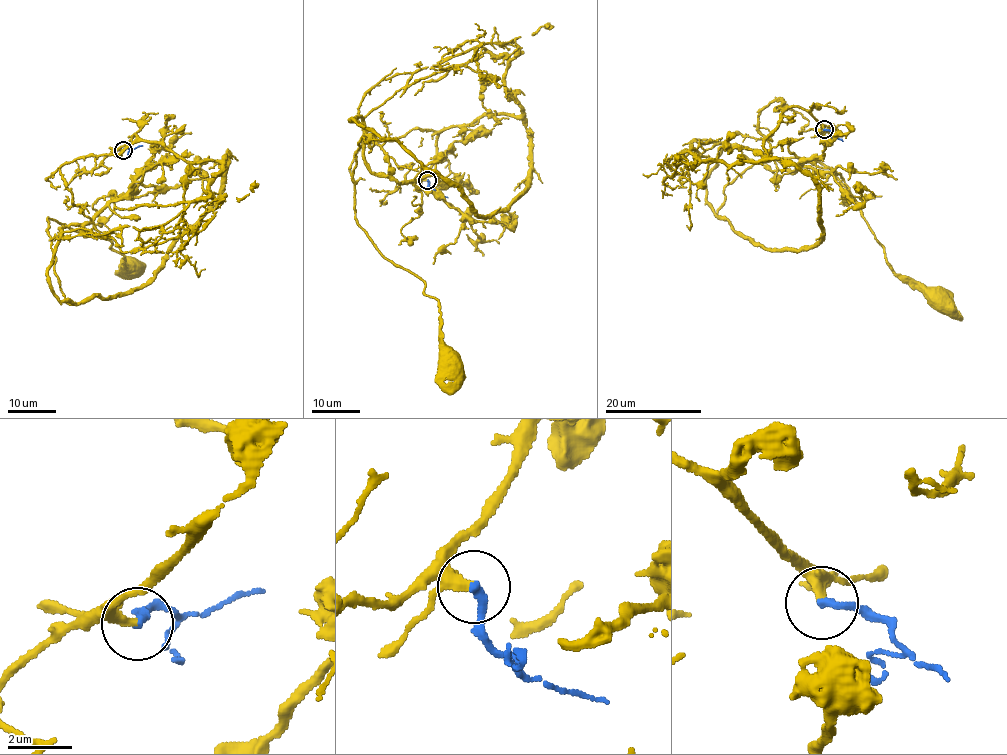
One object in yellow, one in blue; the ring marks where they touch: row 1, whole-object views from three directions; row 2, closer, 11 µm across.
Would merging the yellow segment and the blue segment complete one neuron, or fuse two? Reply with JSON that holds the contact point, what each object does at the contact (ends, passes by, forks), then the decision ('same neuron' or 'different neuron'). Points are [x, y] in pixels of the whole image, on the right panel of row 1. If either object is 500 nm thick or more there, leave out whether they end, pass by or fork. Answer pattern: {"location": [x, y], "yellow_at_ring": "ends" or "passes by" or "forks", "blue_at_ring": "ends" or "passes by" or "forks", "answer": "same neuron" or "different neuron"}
{"location": [824, 129], "yellow_at_ring": "ends", "blue_at_ring": "ends", "answer": "same neuron"}

